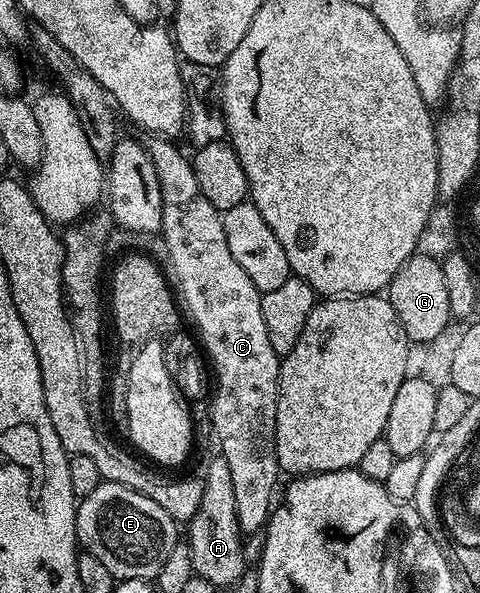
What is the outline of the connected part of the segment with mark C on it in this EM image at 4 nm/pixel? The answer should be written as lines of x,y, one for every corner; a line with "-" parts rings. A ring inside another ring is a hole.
160,136
150,137
147,145
151,160
155,164
155,172
159,172
159,188
163,192
163,220
161,221
159,238
165,241
165,254
169,257
167,274
171,279
172,289
175,291
176,300
183,311
184,317
186,319
189,317
193,321
193,326
197,329
197,334
201,337
202,344
205,345
206,351
204,350
204,353
207,355
208,361
210,363
213,361
213,366
217,369
217,395
213,398
213,430
217,433
218,444
221,445
219,454
227,460
227,464
231,468
232,491
235,492
235,512
238,514
241,533
245,536
250,536
256,530
264,531
266,529
270,513
275,505
273,493
277,490
277,474
280,475
282,473
282,468
277,462
277,453
275,452
277,385
281,375
281,358
275,352
275,348
271,348
271,339
267,337
267,324
263,324
262,295
255,288
255,284
251,284
251,276
247,276
247,272
243,272
243,268
239,268
235,256
231,256
231,248
227,248
227,235
223,233
222,211
217,210
215,204
211,204
211,200
207,200
207,196
203,196
203,188
199,188
199,180
195,180
192,161
187,157
187,154
185,158
184,152
177,147
178,143
176,141
168,138

